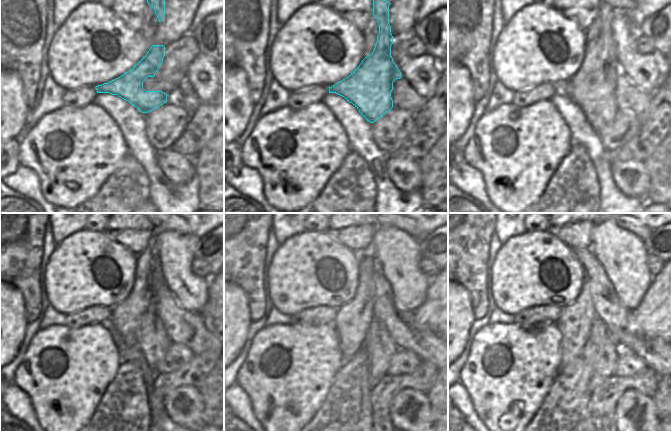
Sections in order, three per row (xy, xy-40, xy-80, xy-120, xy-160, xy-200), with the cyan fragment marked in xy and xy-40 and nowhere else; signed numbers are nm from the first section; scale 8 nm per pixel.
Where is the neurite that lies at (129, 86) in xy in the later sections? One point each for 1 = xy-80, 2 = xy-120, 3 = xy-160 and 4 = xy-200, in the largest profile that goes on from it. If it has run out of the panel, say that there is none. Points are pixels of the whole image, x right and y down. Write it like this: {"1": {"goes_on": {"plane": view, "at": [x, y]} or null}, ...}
{"1": {"goes_on": {"plane": "xy-80", "at": [596, 96]}}, "2": {"goes_on": {"plane": "xy-120", "at": [152, 340]}}, "3": {"goes_on": {"plane": "xy-160", "at": [380, 347]}}, "4": {"goes_on": {"plane": "xy-200", "at": [606, 363]}}}

